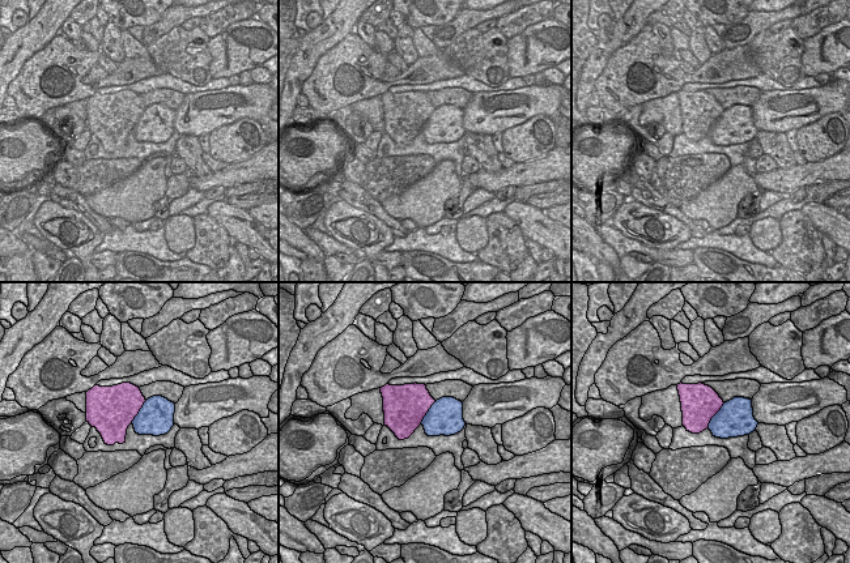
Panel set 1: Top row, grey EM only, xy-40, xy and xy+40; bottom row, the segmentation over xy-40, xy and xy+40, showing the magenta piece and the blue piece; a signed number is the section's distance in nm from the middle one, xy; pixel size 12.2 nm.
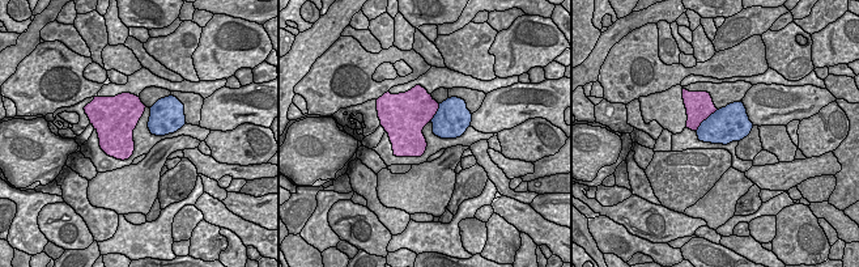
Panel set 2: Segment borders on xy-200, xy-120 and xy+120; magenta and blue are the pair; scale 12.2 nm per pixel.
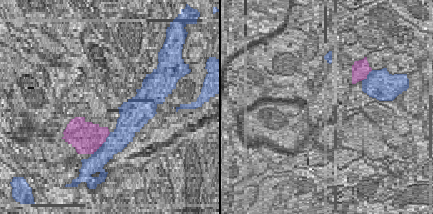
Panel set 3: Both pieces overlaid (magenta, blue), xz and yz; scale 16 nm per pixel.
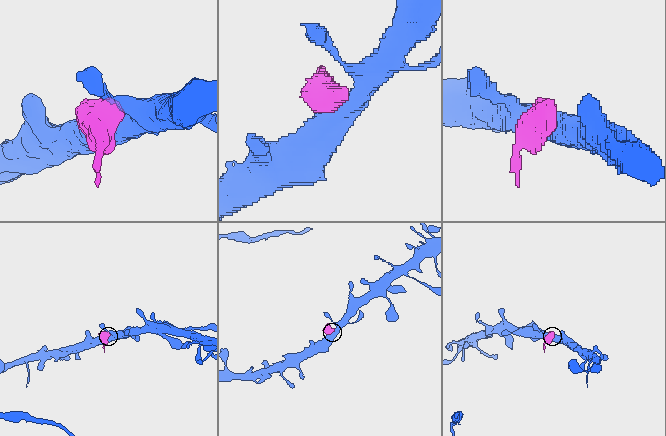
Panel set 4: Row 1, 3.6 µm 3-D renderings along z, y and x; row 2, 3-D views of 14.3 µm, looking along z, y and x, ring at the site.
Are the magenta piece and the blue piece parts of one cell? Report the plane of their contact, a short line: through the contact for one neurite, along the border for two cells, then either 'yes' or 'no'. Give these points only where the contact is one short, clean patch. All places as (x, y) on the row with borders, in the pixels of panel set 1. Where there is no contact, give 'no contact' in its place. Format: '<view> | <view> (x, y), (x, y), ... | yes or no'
xy+40 | no

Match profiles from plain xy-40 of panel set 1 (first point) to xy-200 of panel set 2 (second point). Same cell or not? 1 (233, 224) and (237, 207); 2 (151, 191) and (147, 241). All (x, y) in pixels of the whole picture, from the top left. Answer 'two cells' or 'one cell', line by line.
1: two cells
2: two cells

